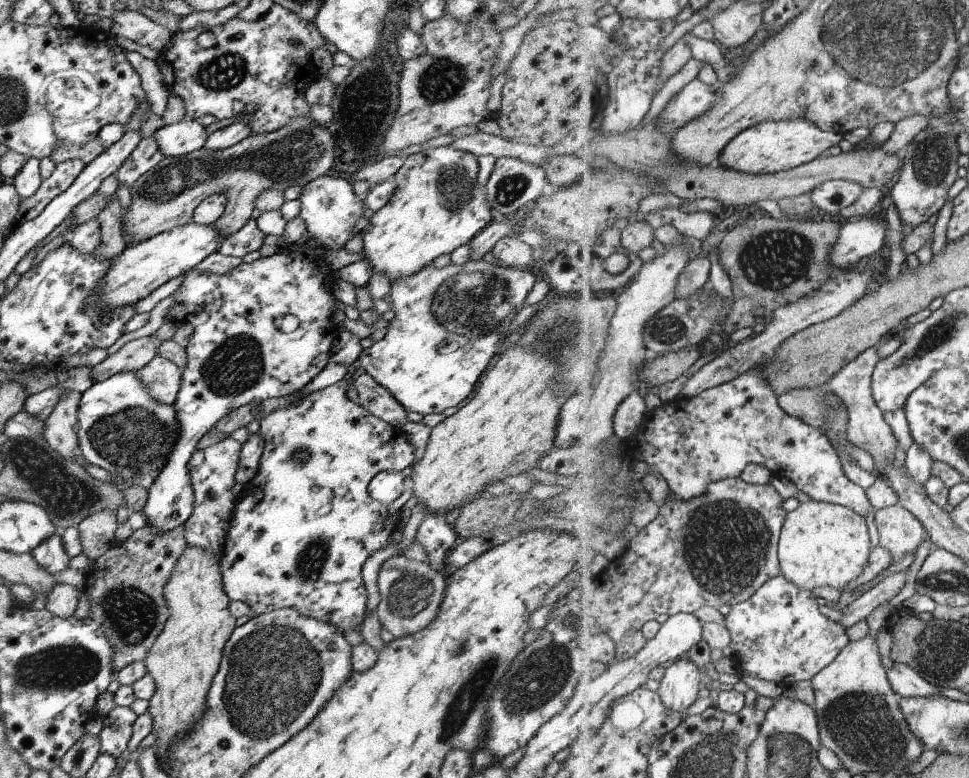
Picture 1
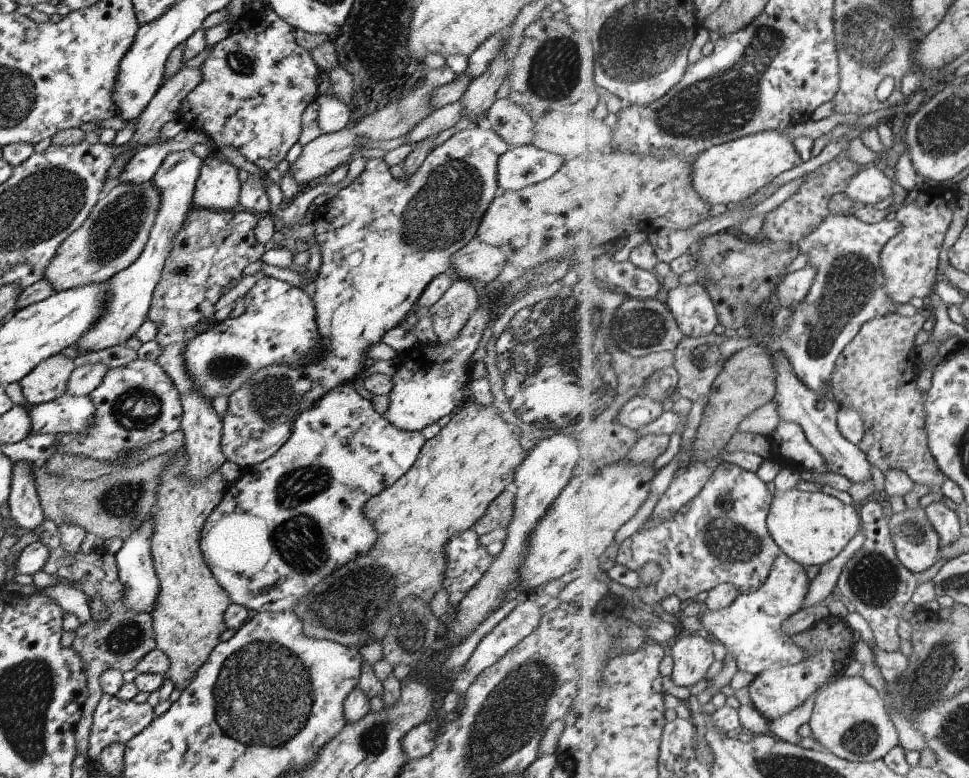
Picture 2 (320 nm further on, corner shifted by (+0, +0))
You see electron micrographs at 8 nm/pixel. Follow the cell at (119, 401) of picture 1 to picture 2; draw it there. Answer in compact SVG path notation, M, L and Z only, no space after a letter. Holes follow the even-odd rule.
M63 393L56 399L42 402L38 405L27 405L25 403L23 406L30 420L29 436L36 435L37 433L40 435L44 435L45 433L49 433L50 435L59 433L86 433L92 425L94 408L91 399L87 395L74 397Z

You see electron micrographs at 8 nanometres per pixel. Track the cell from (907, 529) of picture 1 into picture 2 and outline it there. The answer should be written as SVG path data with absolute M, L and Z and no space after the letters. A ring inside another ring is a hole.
M906 508L893 515L890 527L898 558L909 570L927 572L939 560L940 536L925 508Z

